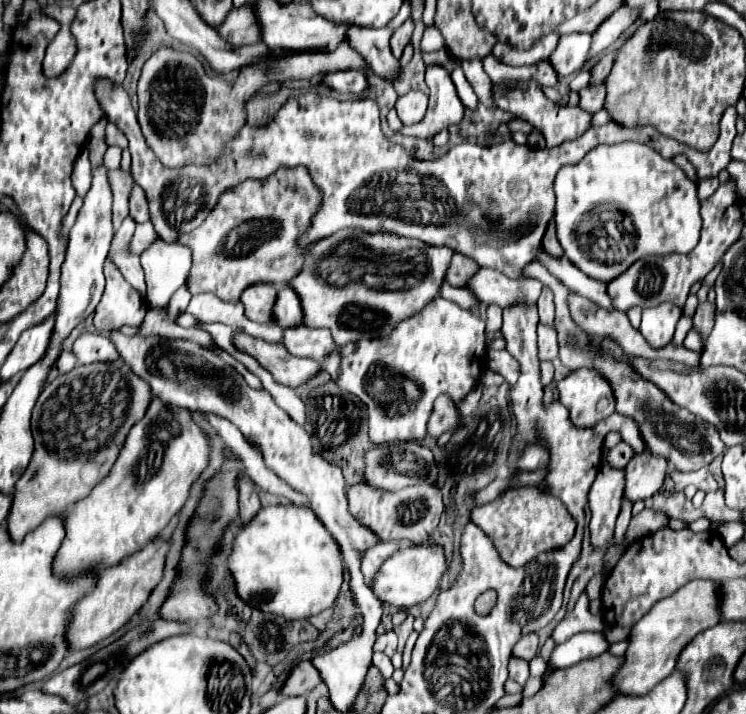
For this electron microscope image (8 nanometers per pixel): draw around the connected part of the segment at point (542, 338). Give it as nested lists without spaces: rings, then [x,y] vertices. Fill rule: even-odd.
[[[539,326],[537,328],[537,346],[541,360],[555,360],[557,358],[557,332],[553,326]]]

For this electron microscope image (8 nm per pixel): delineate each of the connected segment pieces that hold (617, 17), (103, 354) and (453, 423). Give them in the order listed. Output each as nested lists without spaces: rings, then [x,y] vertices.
[[[627,4],[619,6],[619,10],[615,10],[591,36],[593,36],[593,42],[591,42],[591,50],[587,54],[587,62],[591,58],[595,58],[599,52],[603,52],[605,48],[609,48],[631,24],[635,24],[639,20],[639,12],[629,8]]]
[[[81,334],[73,344],[73,354],[77,356],[79,364],[93,364],[93,362],[109,362],[119,358],[111,340],[103,334]]]
[[[445,394],[435,400],[435,410],[427,422],[427,434],[439,438],[443,432],[453,432],[459,426],[459,416],[455,410],[455,402]]]

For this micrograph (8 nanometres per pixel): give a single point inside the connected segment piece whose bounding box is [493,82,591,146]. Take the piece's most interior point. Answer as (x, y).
(558, 124)

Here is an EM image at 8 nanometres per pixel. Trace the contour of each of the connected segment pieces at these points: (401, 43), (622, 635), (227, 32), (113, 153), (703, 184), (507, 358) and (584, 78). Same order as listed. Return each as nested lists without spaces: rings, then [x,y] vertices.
[[[407,20],[401,28],[395,30],[393,38],[391,38],[391,50],[393,50],[393,56],[395,58],[401,58],[403,54],[403,48],[407,46],[407,42],[411,40],[411,34],[413,34],[413,22]]]
[[[609,626],[603,634],[605,634],[605,638],[613,644],[613,642],[627,640],[627,634],[631,634],[631,628],[623,628],[623,626]]]
[[[253,6],[233,8],[231,14],[225,18],[225,22],[217,28],[219,36],[229,44],[255,44],[263,42],[263,30],[259,26],[259,20],[255,18]]]
[[[107,148],[107,152],[105,152],[107,170],[117,170],[119,162],[121,162],[121,150],[119,148]]]
[[[709,178],[699,180],[699,186],[697,186],[697,188],[699,188],[699,198],[705,200],[707,196],[711,196],[711,194],[719,188],[719,180],[717,180],[717,178],[711,178],[711,180],[709,180]]]
[[[489,350],[487,366],[489,366],[489,370],[501,374],[511,388],[515,386],[515,382],[519,378],[519,364],[507,350]]]
[[[583,68],[581,72],[577,72],[577,76],[571,80],[571,84],[569,84],[569,88],[573,90],[573,92],[579,92],[583,86],[587,86],[589,84],[589,68]]]

